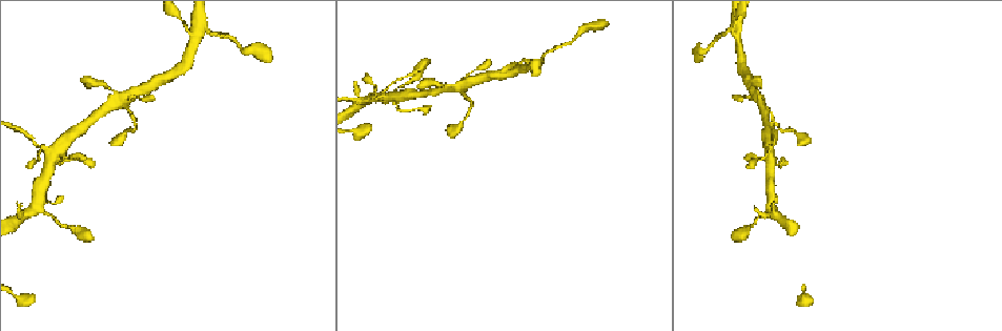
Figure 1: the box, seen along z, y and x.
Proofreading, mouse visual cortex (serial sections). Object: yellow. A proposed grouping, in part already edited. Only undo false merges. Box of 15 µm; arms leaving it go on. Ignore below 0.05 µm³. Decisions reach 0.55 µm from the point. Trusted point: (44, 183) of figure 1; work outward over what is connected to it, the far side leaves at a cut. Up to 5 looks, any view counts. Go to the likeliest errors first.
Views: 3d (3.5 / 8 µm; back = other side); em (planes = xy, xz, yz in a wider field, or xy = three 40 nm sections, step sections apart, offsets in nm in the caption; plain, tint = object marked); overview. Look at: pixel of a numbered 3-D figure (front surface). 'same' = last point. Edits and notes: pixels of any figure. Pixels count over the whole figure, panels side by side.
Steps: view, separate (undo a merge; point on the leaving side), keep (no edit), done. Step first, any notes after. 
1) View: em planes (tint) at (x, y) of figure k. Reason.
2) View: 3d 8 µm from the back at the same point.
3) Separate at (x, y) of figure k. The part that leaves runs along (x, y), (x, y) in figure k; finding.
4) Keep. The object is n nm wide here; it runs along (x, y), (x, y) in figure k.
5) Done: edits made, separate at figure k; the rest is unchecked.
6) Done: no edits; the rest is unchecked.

View: 3d 8 µm at (51, 155) of figure 1. Thin neck.

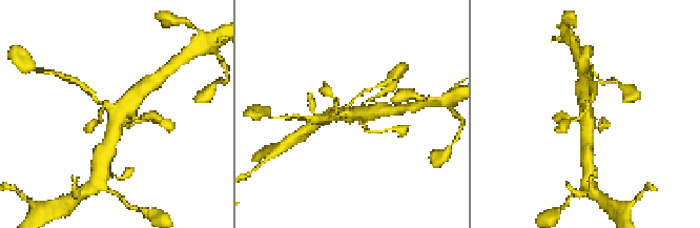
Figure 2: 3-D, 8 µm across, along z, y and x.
View: em xy step 3 (tint) at (354, 116) of figure 2. Shape alone is not enough.

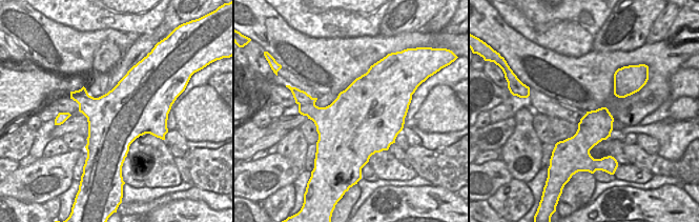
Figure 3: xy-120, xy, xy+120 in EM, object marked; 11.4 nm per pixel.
Keep. It runs along (108, 143), (119, 115), (139, 92) in figure 2; all the same cell.

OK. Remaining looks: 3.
View: 3d 3.5 µm at (736, 29) of figure 1. Calibre changes.

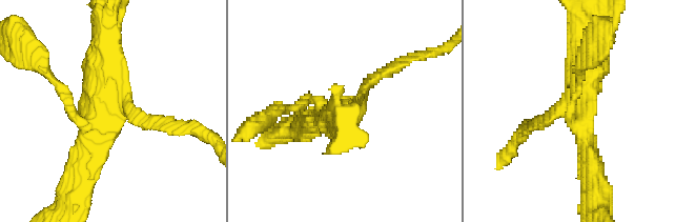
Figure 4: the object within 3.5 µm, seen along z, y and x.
Keep. Continuous, no second cell.

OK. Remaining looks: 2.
Done: no edits; the rest is unchecked.

